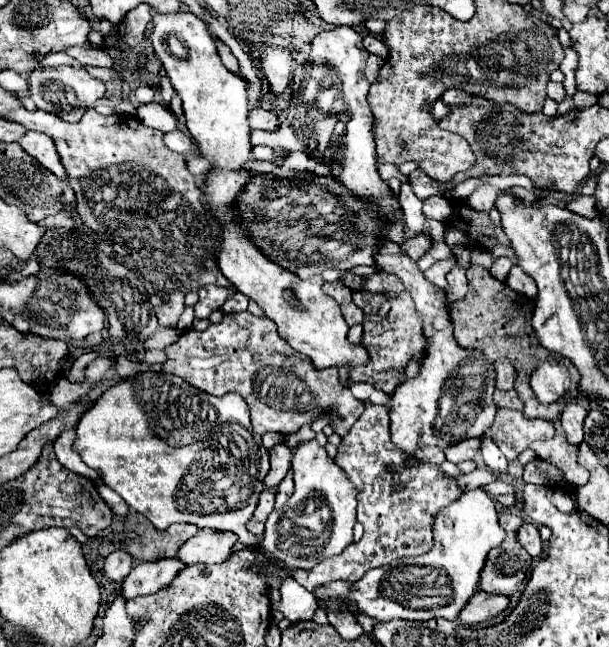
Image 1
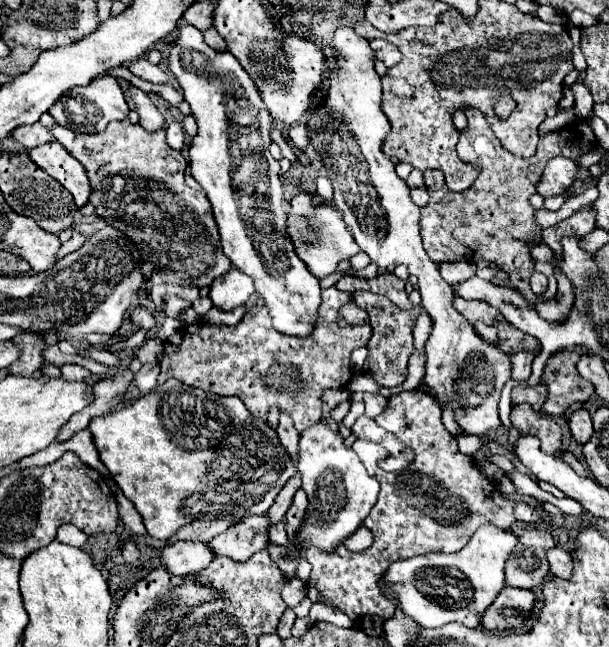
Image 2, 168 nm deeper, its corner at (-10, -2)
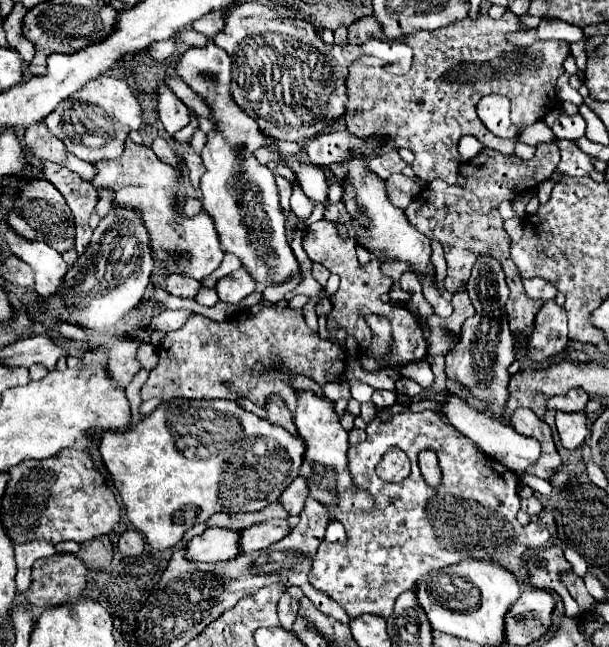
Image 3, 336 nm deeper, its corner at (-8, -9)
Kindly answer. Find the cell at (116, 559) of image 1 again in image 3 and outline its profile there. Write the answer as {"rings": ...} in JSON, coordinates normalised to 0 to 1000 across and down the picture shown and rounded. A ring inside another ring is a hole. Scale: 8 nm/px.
{"rings":[[[204,821],[197,827],[197,836],[194,836],[194,845],[197,852],[207,858],[207,861],[223,861],[233,855],[236,849],[236,833],[227,821]]]}

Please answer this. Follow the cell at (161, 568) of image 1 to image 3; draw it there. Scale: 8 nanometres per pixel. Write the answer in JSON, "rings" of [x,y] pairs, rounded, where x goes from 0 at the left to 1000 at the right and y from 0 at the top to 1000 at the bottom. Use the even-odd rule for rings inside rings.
{"rings":[[[345,815],[332,827],[315,830],[305,861],[315,867],[371,867],[394,858],[391,845],[394,821],[378,821],[368,815]]]}

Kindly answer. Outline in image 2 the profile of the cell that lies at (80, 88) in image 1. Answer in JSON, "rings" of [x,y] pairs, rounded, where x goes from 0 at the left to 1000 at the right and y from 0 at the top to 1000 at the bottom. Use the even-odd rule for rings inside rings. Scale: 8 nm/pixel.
{"rings":[[[161,117],[144,133],[128,136],[128,142],[108,142],[105,148],[99,148],[99,155],[79,173],[99,195],[108,195],[125,204],[154,207],[154,204],[171,201],[174,192],[184,185],[204,185],[213,170],[210,170],[210,161],[204,155],[194,124],[184,117]]]}

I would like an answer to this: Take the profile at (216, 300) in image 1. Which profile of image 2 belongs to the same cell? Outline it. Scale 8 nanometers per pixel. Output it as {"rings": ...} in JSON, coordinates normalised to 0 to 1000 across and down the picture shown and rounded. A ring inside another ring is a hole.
{"rings":[[[381,414],[371,427],[361,427],[345,442],[348,470],[368,482],[397,473],[417,454],[417,436],[411,427]]]}

